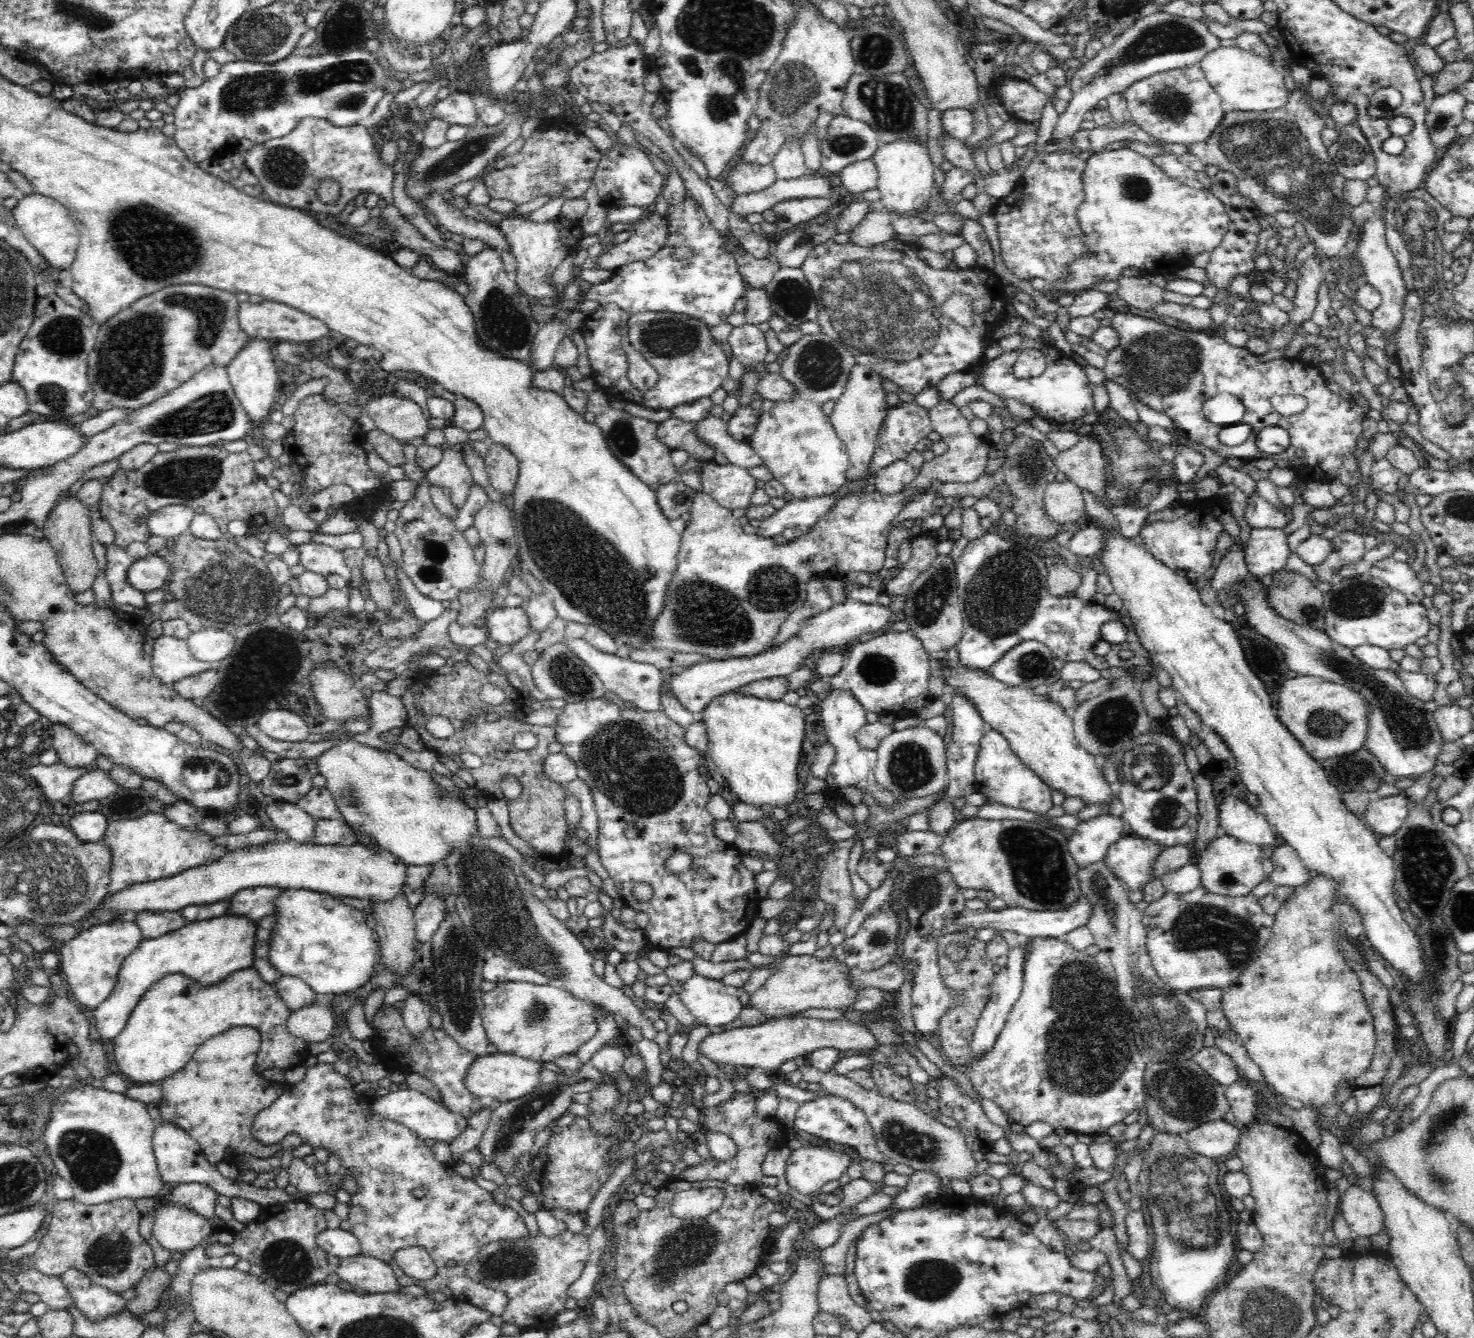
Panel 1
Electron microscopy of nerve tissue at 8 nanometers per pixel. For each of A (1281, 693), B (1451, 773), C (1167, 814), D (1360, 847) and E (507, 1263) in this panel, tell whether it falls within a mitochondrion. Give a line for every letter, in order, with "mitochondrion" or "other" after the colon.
A: other
B: other
C: mitochondrion
D: other
E: mitochondrion

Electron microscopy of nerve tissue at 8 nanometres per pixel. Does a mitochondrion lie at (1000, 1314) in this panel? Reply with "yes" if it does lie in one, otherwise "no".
no

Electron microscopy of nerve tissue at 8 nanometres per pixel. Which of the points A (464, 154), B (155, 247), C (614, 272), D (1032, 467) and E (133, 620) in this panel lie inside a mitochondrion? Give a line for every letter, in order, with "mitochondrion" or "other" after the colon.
A: mitochondrion
B: mitochondrion
C: other
D: mitochondrion
E: other

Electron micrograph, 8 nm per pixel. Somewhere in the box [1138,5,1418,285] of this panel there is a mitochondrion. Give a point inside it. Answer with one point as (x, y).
(1276, 156)

